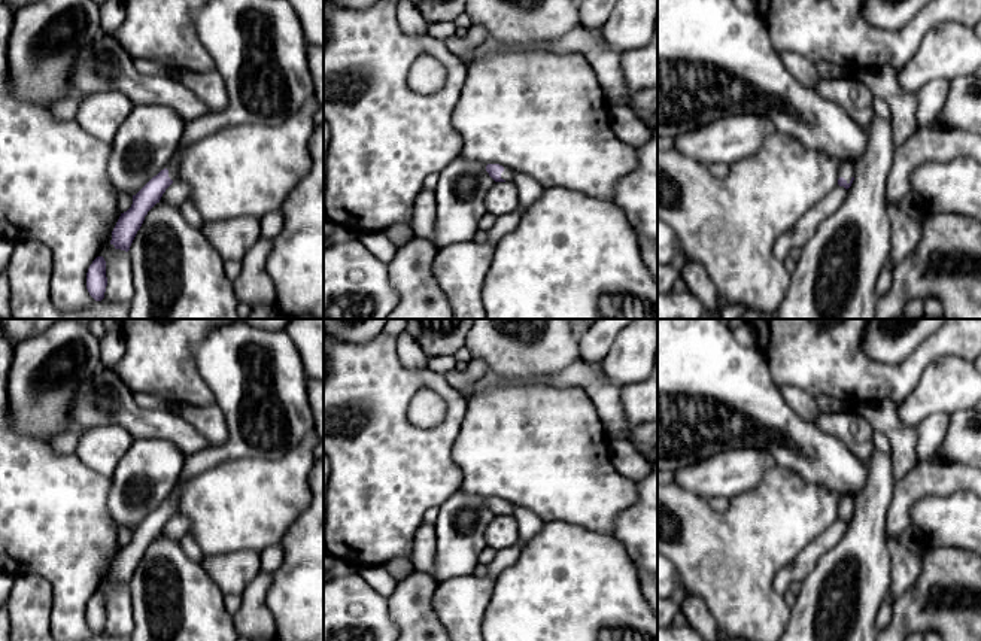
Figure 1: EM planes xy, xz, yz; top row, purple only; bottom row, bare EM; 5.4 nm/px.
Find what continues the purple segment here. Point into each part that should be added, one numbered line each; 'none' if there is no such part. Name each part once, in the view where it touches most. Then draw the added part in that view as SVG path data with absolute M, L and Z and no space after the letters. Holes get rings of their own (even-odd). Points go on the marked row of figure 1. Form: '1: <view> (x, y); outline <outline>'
1: yz (847, 169); outline M845 161L844 164L841 164L839 177L844 177L847 183L850 183L851 177L854 176L854 168L856 165L853 162Z

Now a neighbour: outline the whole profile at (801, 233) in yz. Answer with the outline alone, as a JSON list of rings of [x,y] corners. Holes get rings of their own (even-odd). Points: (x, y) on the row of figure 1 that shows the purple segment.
[[[838,185],[829,197],[816,204],[789,231],[781,234],[774,244],[774,256],[784,262],[793,249],[802,249],[813,239],[818,227],[841,207],[847,191]]]

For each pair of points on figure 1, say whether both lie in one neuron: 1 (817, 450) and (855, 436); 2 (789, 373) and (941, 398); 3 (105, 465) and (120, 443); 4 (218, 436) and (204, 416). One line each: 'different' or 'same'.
1: different
2: different
3: same
4: same

